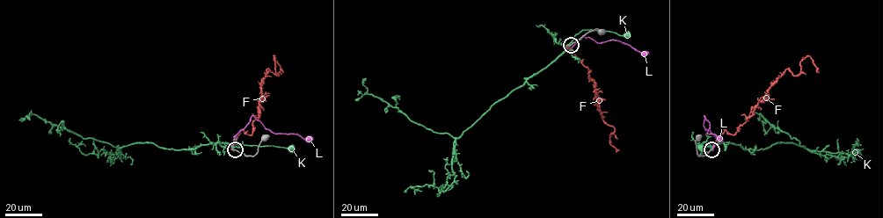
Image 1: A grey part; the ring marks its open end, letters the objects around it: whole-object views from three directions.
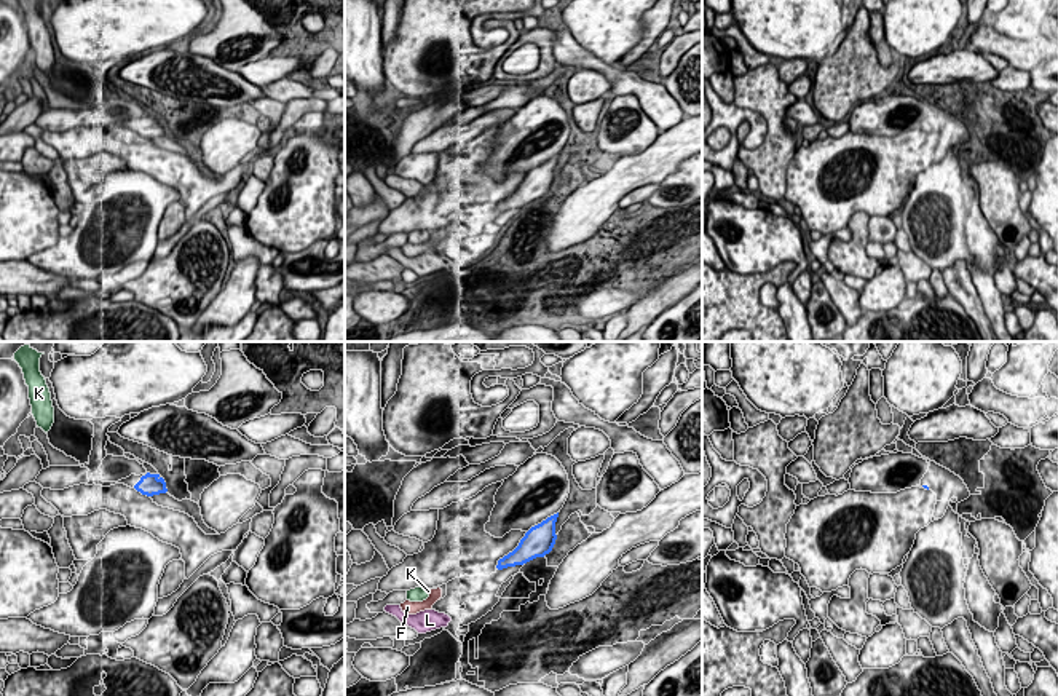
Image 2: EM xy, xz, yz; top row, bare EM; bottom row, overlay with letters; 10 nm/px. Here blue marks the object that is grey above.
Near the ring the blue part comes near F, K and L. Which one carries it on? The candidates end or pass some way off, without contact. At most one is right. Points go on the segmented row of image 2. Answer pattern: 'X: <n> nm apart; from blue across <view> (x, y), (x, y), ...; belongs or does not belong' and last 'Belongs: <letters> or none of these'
F: 600 nm apart; from blue across xz (497, 567), (441, 589); belongs
K: 700 nm apart; from blue across xz (497, 567), (430, 591); does not belong
L: 700 nm apart; from blue across xz (497, 567), (447, 615); does not belong
Belongs: F

